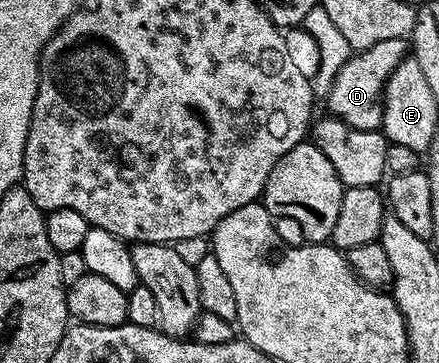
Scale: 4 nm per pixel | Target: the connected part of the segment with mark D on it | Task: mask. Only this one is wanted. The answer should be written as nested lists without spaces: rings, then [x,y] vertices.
[[[407,38],[384,39],[384,43],[376,43],[376,47],[368,47],[355,52],[340,67],[331,89],[324,97],[329,116],[339,117],[348,127],[356,127],[360,131],[381,130],[382,127],[382,91],[386,80],[396,71],[398,64],[408,56]]]

